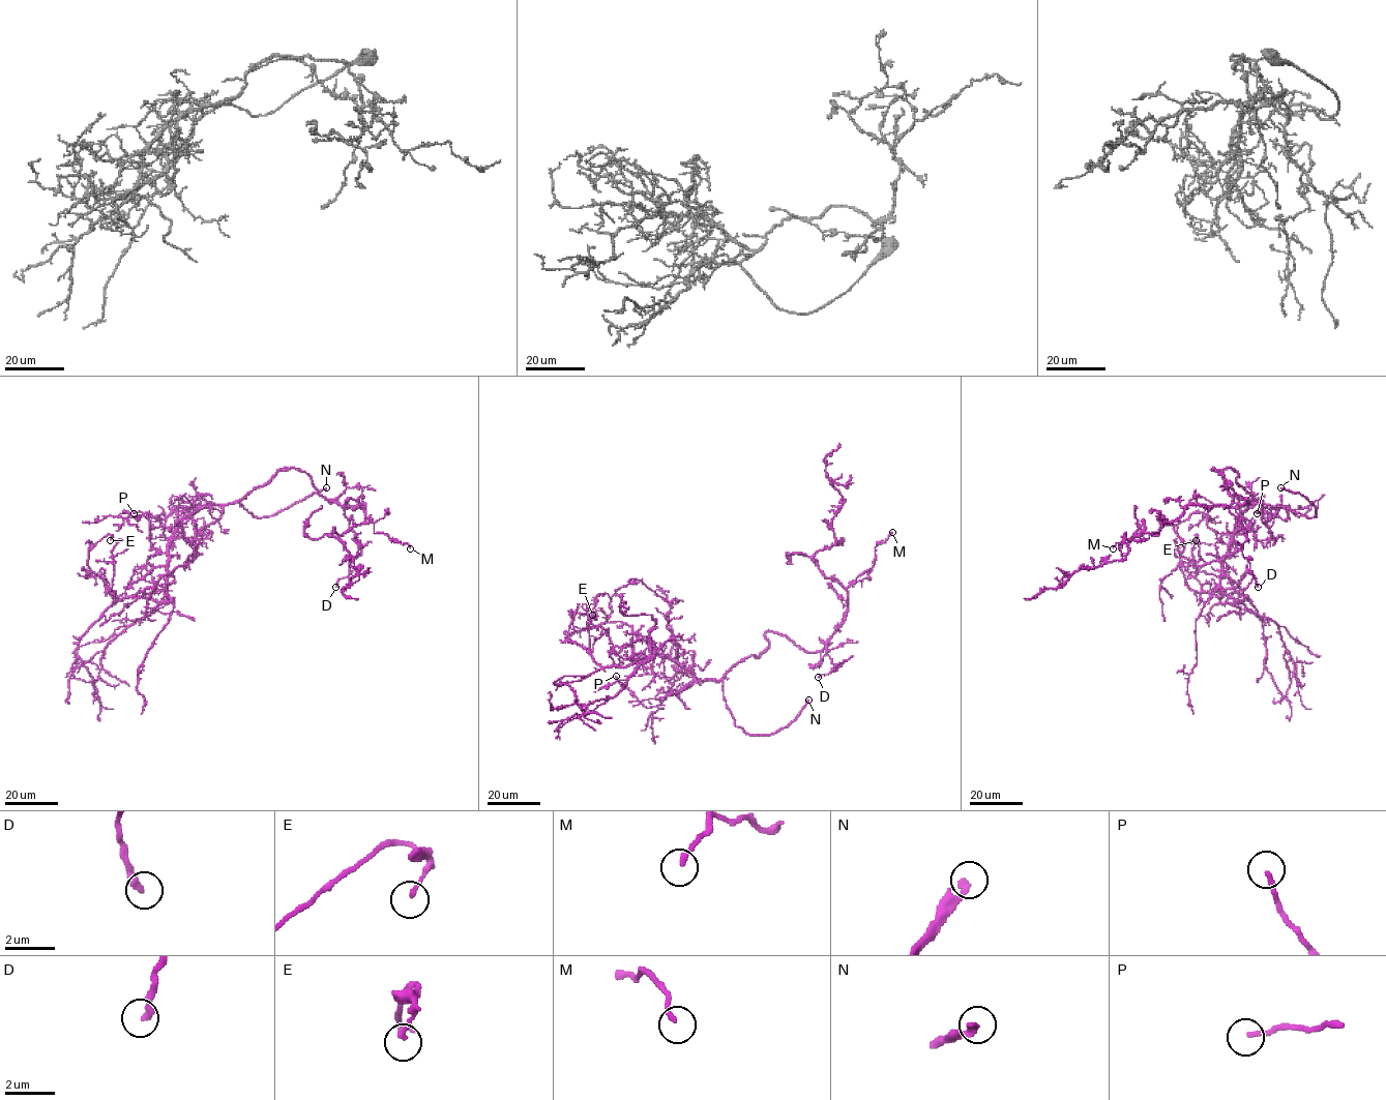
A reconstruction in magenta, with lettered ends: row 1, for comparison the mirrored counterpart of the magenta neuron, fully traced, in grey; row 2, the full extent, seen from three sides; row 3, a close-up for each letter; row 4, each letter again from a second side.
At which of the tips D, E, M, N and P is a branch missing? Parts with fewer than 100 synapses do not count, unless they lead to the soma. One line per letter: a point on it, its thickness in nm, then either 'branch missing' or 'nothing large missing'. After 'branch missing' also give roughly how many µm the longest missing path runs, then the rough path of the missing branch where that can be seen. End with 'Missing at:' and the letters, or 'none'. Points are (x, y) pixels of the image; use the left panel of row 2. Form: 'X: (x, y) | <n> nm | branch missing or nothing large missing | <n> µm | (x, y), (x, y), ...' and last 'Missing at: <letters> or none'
D: (335, 587) | 280 nm | nothing large missing
E: (110, 540) | 170 nm | nothing large missing
M: (410, 548) | 190 nm | nothing large missing
N: (326, 487) | 200 nm | branch missing | 20 µm | (326, 487), (343, 468), (345, 470)
P: (134, 513) | 170 nm | nothing large missing
Missing at: N

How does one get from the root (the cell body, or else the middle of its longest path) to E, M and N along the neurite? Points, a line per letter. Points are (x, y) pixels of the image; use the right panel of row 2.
E: (1238, 483), (1261, 505), (1238, 518), (1220, 588), (1247, 598), (1226, 574), (1200, 570), (1196, 540)
M: (1238, 483), (1232, 469), (1213, 469), (1233, 498), (1229, 506), (1189, 504), (1147, 539), (1126, 539), (1113, 548)
N: (1238, 483), (1266, 504), (1285, 507), (1308, 517), (1316, 515), (1316, 508), (1304, 497), (1280, 487)

